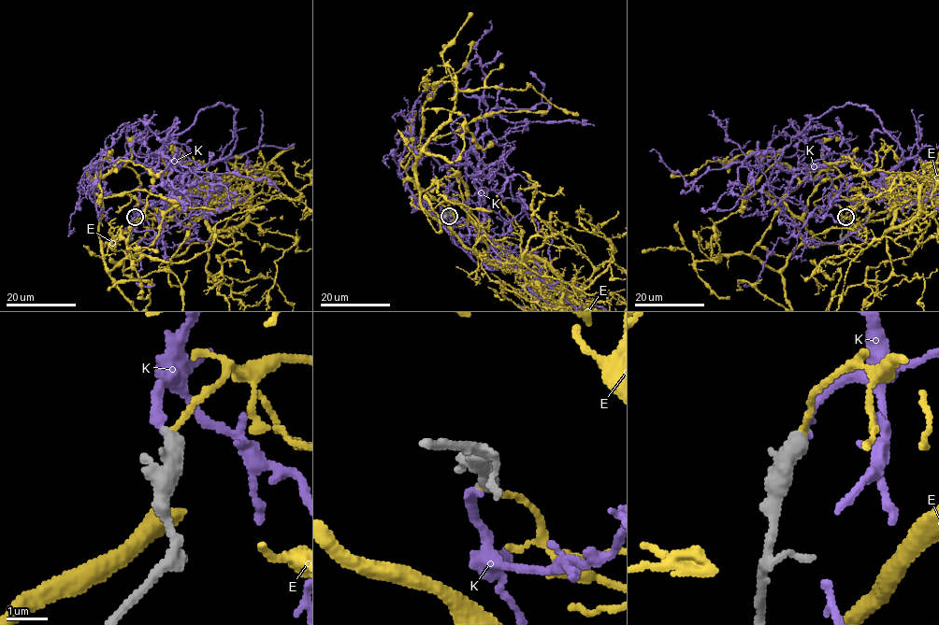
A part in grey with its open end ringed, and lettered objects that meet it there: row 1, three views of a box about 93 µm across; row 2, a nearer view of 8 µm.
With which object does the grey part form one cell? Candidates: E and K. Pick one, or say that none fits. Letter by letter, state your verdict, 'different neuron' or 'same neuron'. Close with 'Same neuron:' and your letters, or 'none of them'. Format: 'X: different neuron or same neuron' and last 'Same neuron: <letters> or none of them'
E: different neuron
K: same neuron
Same neuron: K

